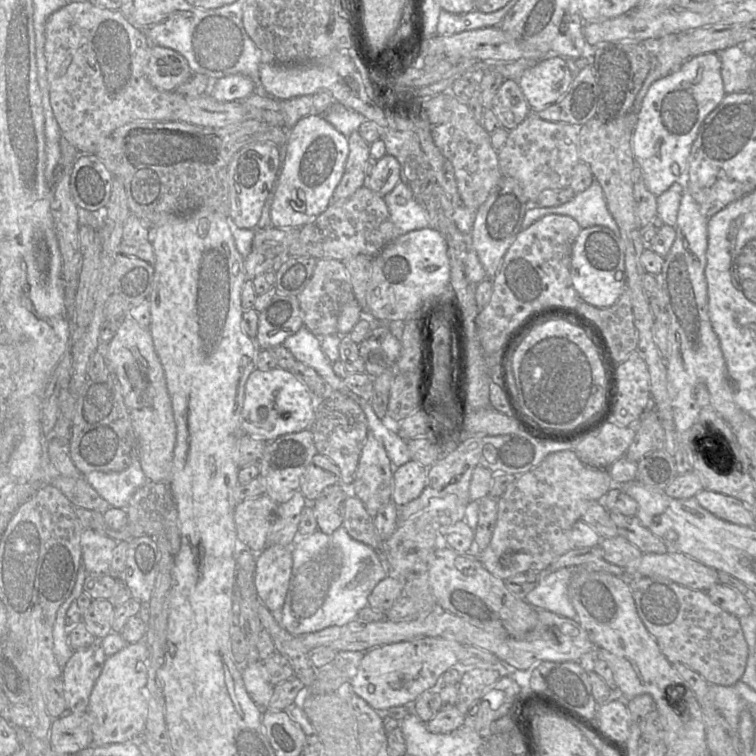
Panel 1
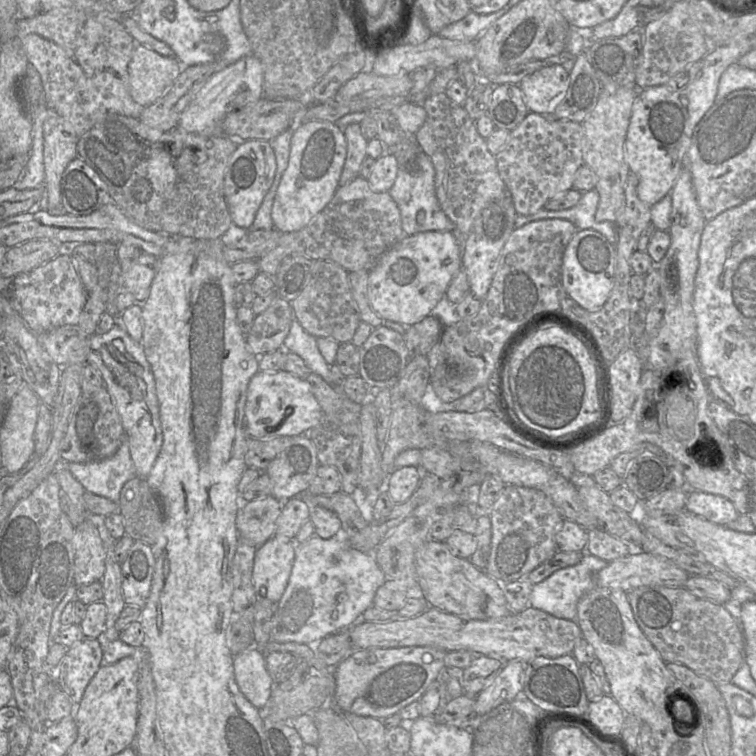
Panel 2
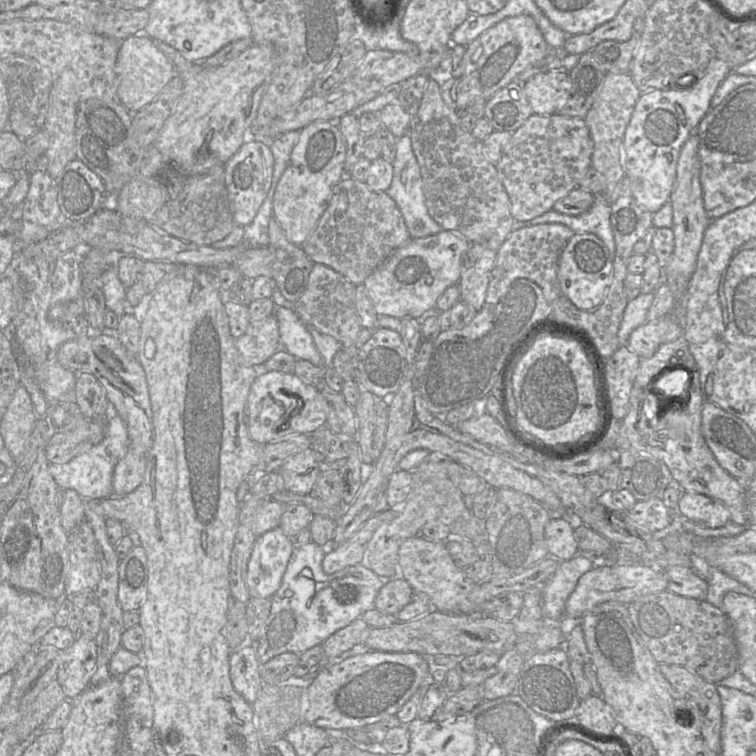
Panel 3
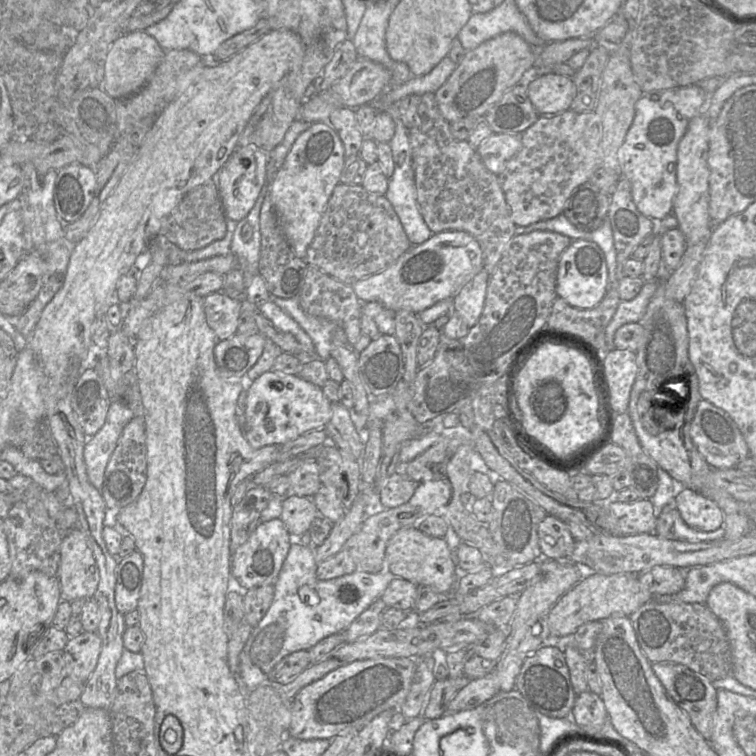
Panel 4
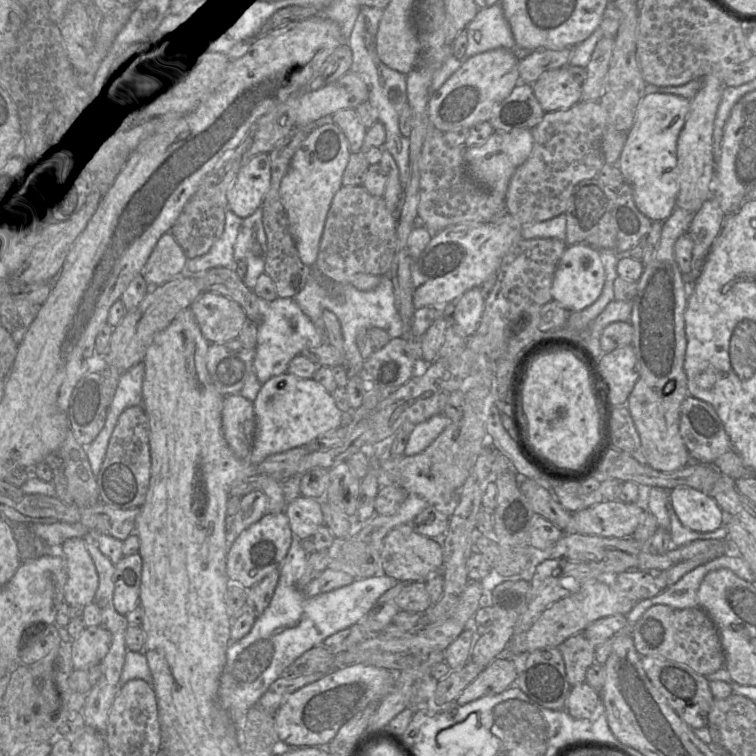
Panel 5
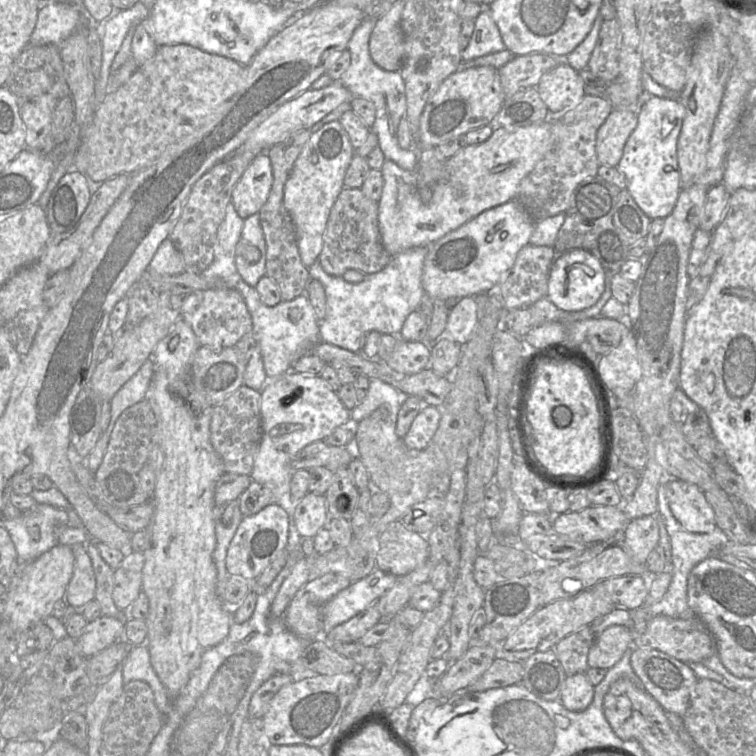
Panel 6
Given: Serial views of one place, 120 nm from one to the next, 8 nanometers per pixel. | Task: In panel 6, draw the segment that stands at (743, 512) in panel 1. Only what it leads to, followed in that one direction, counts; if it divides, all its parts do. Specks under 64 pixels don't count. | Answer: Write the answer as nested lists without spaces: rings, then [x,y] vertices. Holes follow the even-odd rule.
[[[666,478],[663,484],[671,512],[684,529],[703,534],[712,532],[717,527],[714,510],[697,485],[676,478]]]

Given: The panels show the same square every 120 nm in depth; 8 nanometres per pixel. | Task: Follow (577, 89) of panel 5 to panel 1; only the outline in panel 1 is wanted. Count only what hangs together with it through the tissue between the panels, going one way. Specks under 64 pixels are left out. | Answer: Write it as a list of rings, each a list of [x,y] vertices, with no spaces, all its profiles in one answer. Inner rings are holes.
[[[548,55],[517,78],[531,111],[540,111],[556,103],[568,91],[572,75],[564,59]]]

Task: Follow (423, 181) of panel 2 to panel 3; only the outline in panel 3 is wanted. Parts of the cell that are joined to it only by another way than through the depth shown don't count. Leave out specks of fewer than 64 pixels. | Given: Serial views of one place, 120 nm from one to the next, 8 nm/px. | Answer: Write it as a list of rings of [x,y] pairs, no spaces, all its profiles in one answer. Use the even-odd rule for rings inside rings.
[[[409,132],[397,140],[397,151],[393,163],[394,173],[391,186],[386,193],[396,202],[411,239],[423,238],[435,235],[443,231],[443,228],[430,216],[423,192],[423,179],[417,158],[413,152],[412,140]]]

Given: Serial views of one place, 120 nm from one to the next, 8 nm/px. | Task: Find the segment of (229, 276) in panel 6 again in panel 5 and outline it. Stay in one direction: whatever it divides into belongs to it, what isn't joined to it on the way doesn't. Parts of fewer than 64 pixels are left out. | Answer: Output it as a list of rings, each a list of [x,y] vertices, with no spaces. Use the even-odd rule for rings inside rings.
[[[227,209],[225,211],[224,231],[220,238],[206,254],[193,259],[187,259],[185,270],[190,273],[203,273],[213,268],[227,268],[235,271],[237,269],[237,262],[233,257],[234,244],[242,221],[243,219]]]

